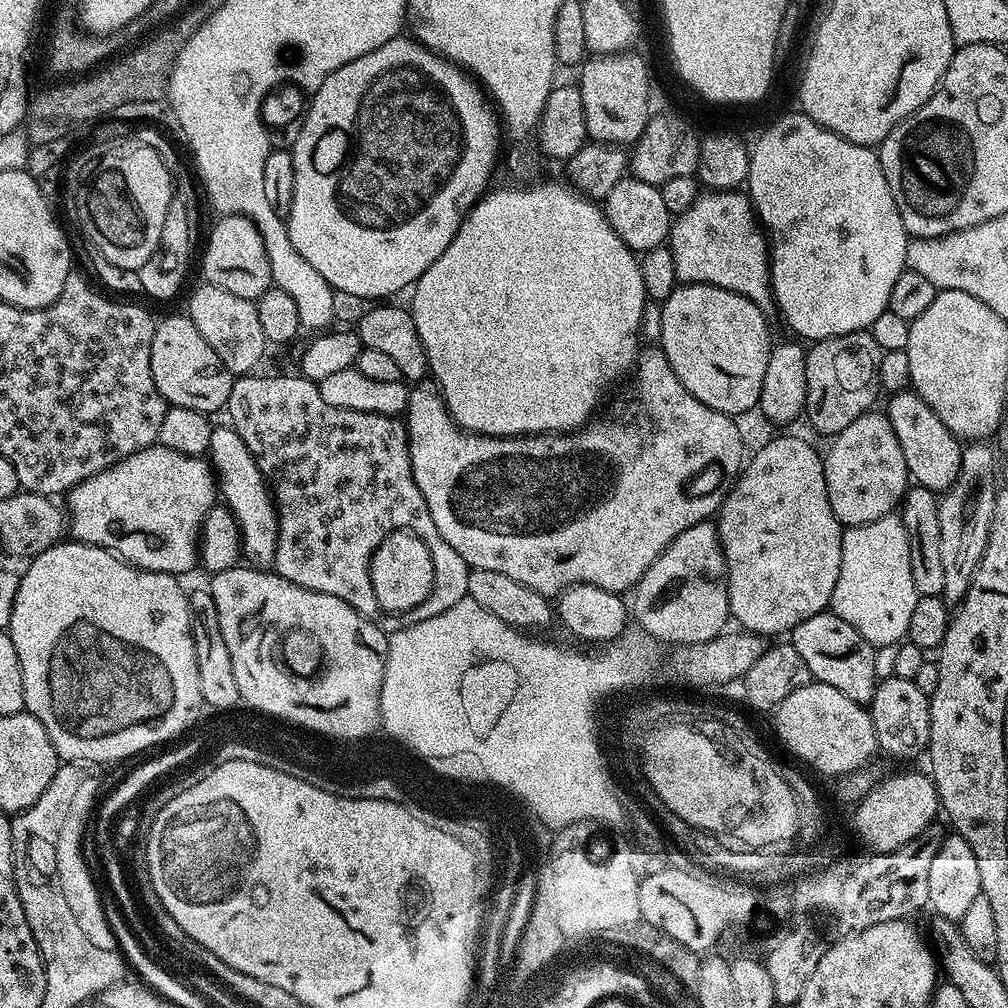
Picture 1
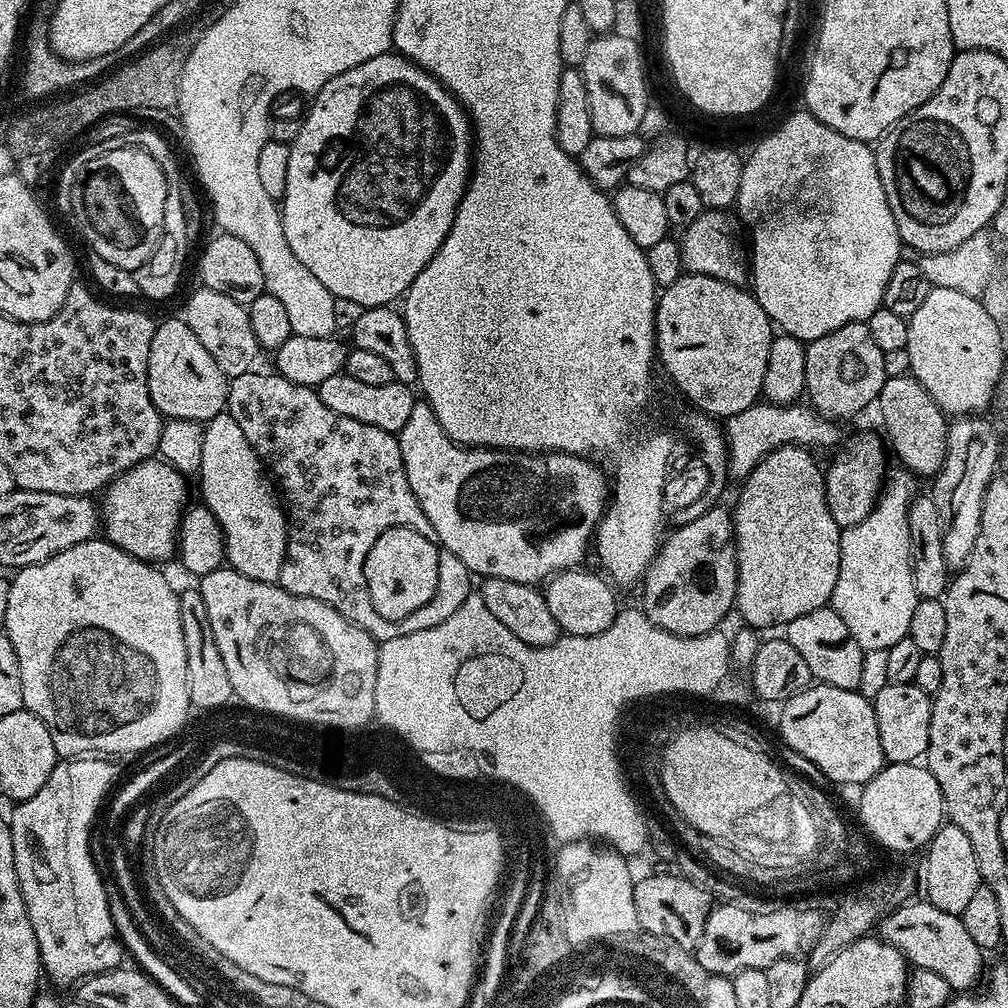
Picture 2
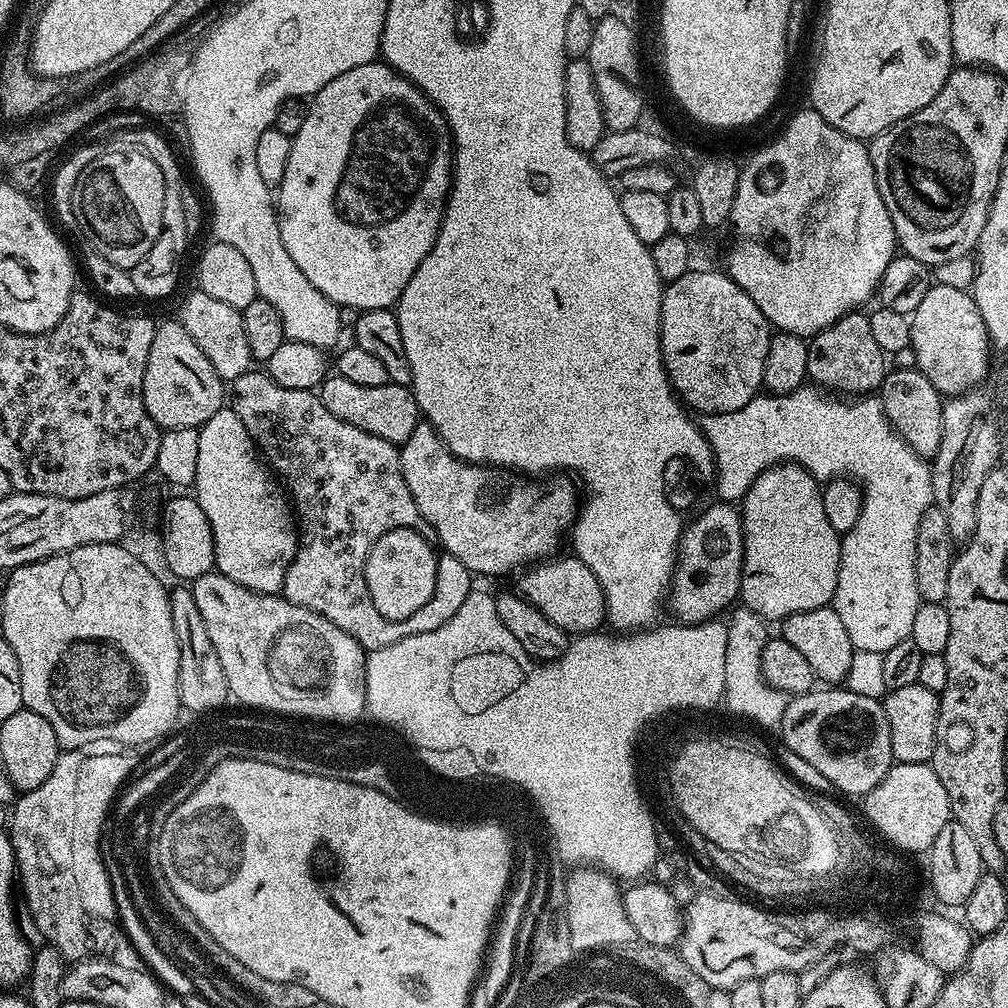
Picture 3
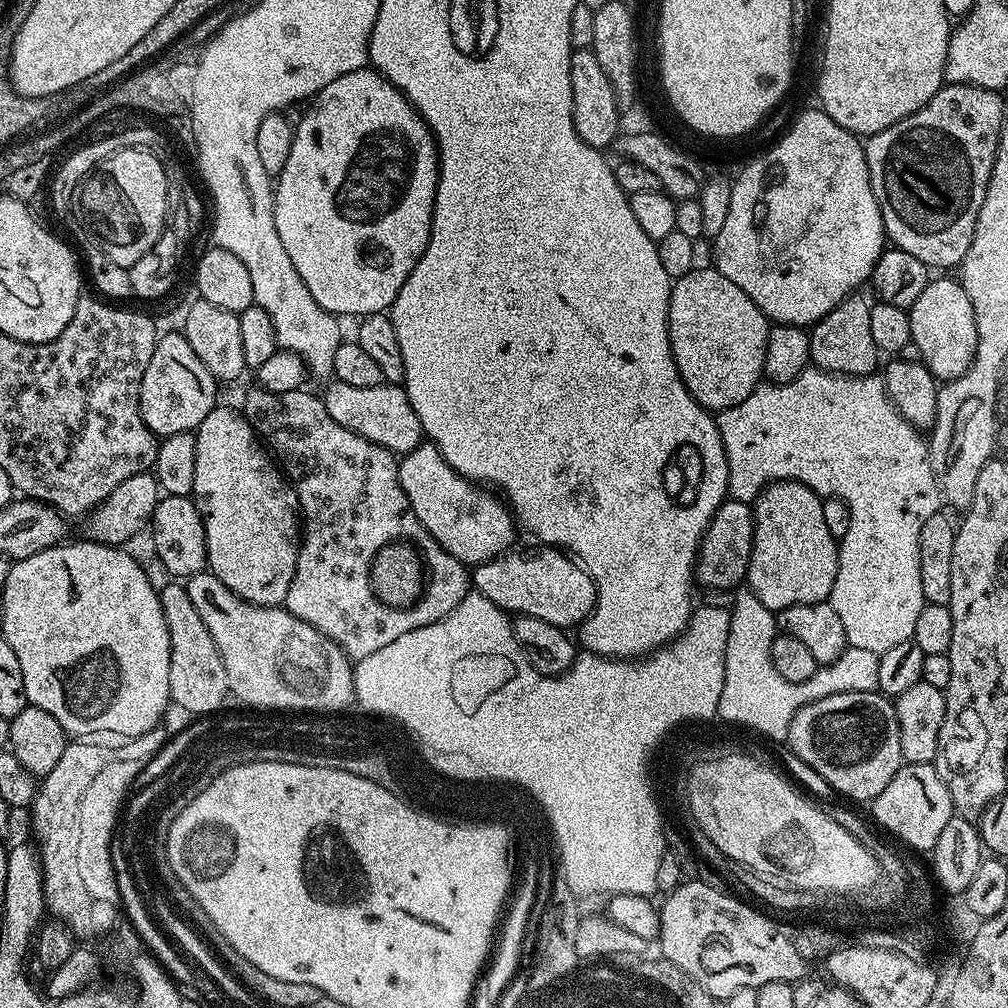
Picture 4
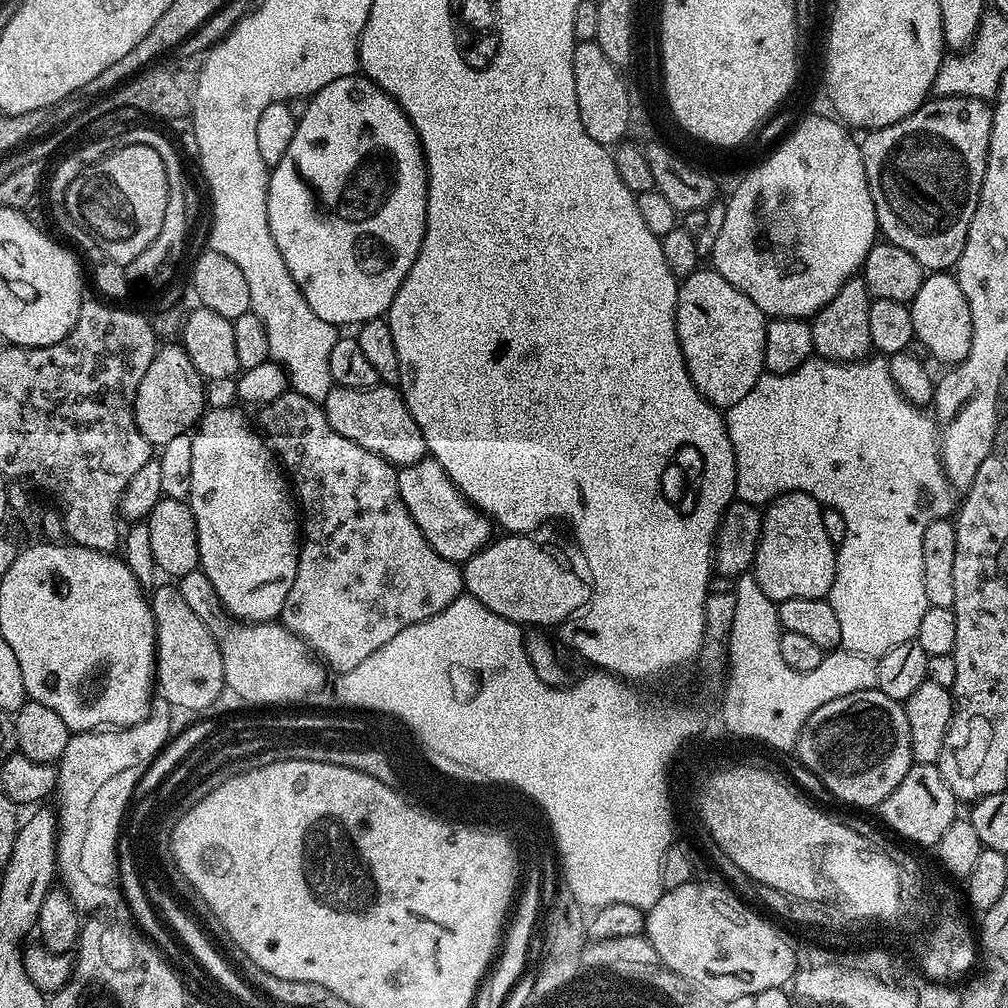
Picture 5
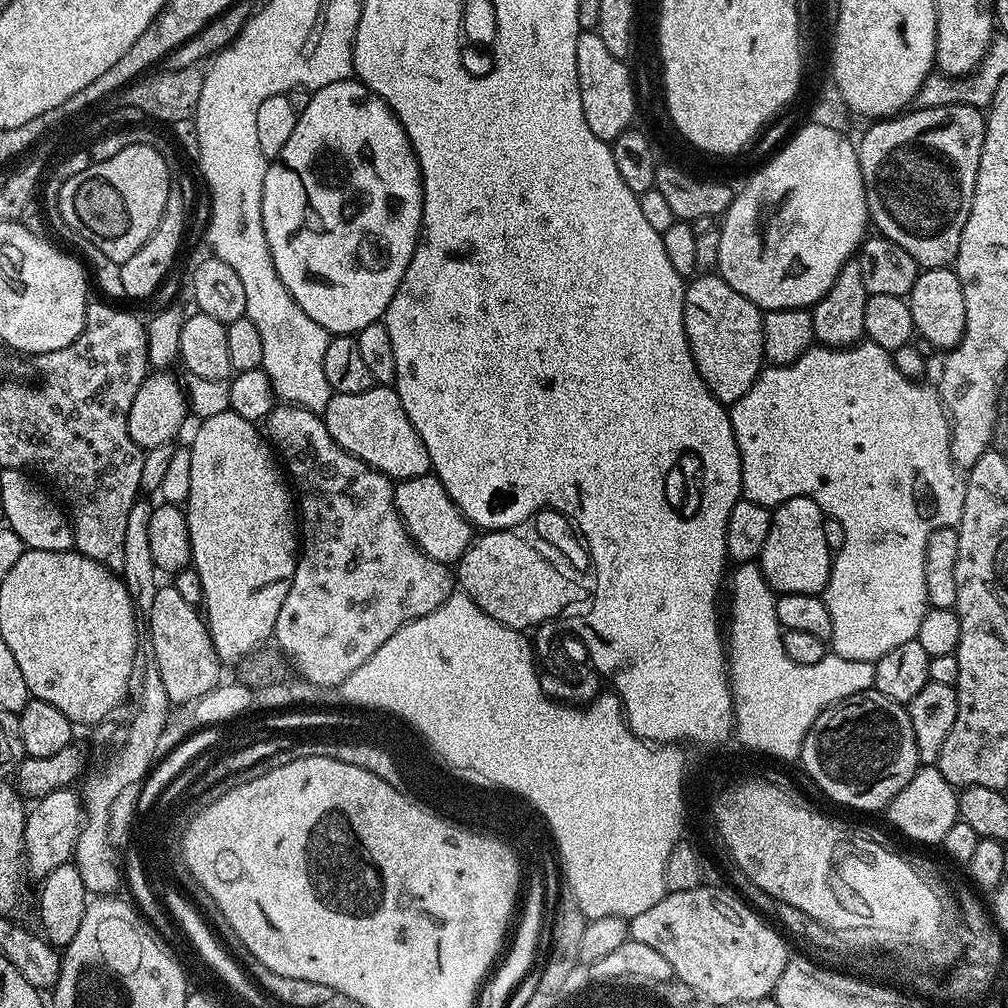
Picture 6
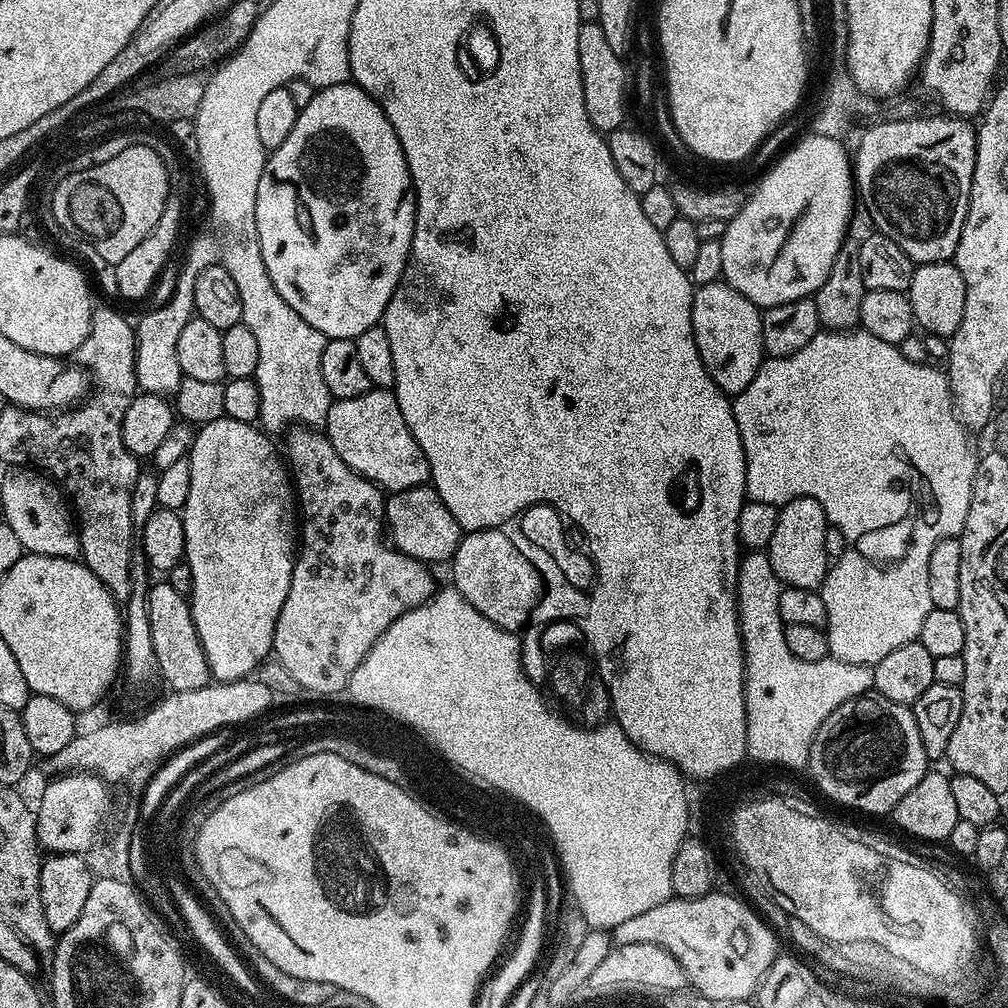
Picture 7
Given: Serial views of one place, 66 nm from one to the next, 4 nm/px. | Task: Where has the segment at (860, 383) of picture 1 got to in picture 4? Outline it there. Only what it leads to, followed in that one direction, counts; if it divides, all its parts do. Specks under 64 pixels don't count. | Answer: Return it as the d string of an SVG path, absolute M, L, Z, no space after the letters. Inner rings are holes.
M860 294L847 296L830 314L823 316L816 324L811 325L808 332L810 342L810 360L815 367L827 372L837 372L840 376L871 376L877 371L878 353L874 346L874 337L870 335L870 304Z

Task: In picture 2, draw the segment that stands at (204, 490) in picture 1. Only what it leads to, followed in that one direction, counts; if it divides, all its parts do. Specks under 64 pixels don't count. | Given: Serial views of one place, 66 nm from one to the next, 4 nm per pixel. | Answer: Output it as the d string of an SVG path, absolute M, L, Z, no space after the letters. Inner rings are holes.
M159 458L144 460L123 472L102 492L103 535L140 560L161 562L171 556L173 559L178 552L180 519L189 503L188 484L184 480L185 473Z

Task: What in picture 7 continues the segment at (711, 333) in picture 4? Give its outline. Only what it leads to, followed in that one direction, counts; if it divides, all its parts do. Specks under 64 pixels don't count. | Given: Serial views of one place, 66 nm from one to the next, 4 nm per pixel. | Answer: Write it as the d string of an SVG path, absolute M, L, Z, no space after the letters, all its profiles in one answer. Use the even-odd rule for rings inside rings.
M723 282L699 285L692 293L692 329L698 354L710 378L724 392L735 394L746 390L766 359L761 315L761 309Z

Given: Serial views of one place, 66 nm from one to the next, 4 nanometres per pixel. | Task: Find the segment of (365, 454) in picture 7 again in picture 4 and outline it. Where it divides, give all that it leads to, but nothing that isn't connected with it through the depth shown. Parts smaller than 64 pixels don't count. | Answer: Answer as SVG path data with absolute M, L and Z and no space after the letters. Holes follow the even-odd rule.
M338 379L331 383L322 392L322 399L338 426L397 454L414 450L425 439L418 414L414 414L414 406L410 406L410 398L401 385L385 382L378 386L346 386L346 382Z

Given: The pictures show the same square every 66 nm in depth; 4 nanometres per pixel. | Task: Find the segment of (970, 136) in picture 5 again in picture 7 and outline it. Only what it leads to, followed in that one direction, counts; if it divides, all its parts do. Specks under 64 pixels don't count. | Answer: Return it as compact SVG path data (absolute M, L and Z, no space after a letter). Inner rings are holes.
M921 114L915 120L908 121L886 121L876 122L873 128L868 128L860 136L860 145L854 148L854 188L858 193L858 200L864 203L864 208L868 211L868 216L872 219L872 224L877 233L890 242L898 242L902 250L917 265L933 264L943 260L951 261L956 254L958 238L962 234L962 226L966 222L968 213L968 203L970 202L970 190L972 189L972 179L974 178L974 162L976 161L976 128L967 119L951 114L939 114L940 116L928 116Z

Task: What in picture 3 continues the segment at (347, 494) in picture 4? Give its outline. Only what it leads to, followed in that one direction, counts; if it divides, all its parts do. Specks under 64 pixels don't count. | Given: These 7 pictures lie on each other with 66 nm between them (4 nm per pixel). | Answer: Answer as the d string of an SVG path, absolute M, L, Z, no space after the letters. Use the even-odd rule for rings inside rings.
M250 370L231 381L230 406L238 418L242 418L242 426L246 426L269 469L282 481L298 521L294 562L290 562L290 570L286 570L282 589L284 599L294 602L294 606L322 614L322 618L334 622L338 630L346 630L346 634L353 636L364 647L365 653L382 650L382 646L390 646L393 642L402 642L402 638L410 638L410 634L426 634L429 630L438 630L438 626L446 626L446 622L454 618L462 602L466 602L468 595L474 591L473 573L462 566L458 558L447 554L439 557L433 596L410 618L401 621L388 621L379 616L367 592L366 578L363 577L368 551L387 531L408 527L426 540L436 540L436 532L430 522L422 518L410 494L410 486L406 486L399 447L386 442L386 438L366 434L366 430L358 430L358 426L350 426L350 422L334 418L315 391L290 390L286 386L278 386L278 382L268 377L267 371L256 371Z

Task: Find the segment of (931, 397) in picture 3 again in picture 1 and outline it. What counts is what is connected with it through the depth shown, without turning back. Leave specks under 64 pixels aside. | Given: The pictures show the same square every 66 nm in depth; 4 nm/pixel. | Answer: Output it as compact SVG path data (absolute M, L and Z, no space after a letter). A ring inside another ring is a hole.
M894 392L887 399L886 415L902 448L909 477L919 487L937 494L945 493L959 476L961 441L944 425L942 418L922 402L917 392Z

